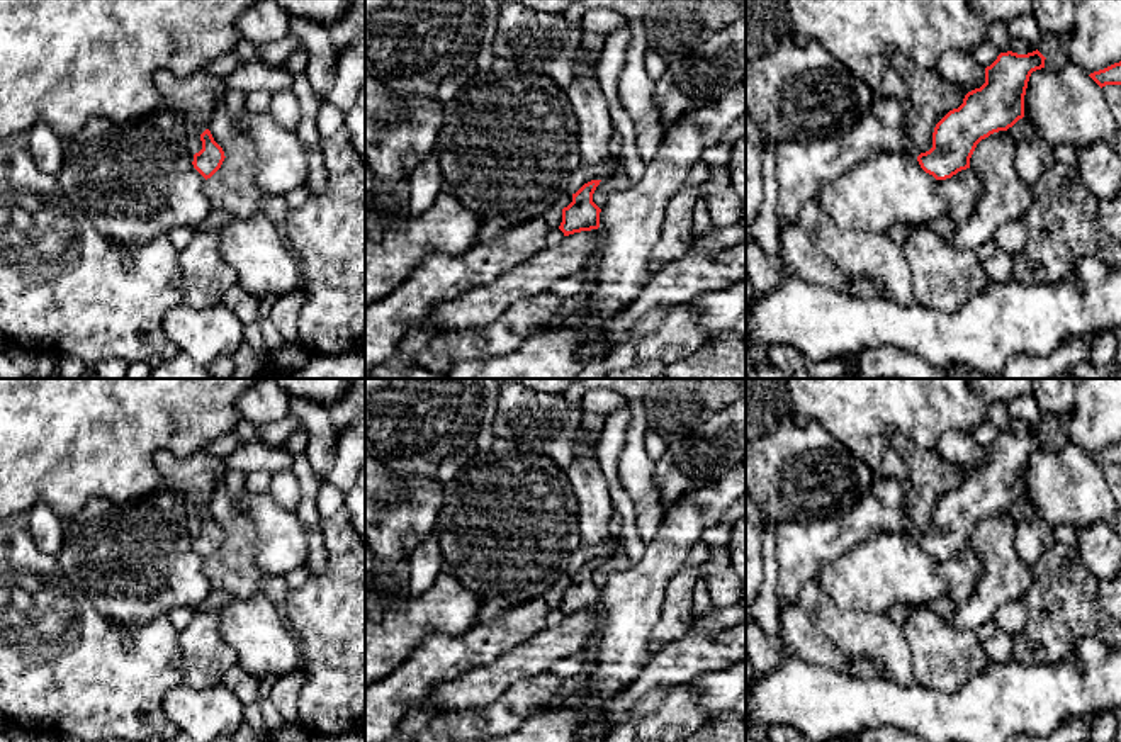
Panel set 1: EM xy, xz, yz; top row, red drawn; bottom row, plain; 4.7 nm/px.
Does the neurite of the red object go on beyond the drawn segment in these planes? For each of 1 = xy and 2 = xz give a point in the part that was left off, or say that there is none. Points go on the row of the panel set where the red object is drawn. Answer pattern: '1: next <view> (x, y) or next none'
1: next none
2: next none

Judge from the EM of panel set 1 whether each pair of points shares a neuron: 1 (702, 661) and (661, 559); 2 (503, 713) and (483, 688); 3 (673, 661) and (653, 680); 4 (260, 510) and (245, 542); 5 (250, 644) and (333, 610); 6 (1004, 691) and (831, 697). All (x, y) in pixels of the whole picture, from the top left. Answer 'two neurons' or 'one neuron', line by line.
1: two neurons
2: two neurons
3: one neuron
4: two neurons
5: two neurons
6: one neuron

